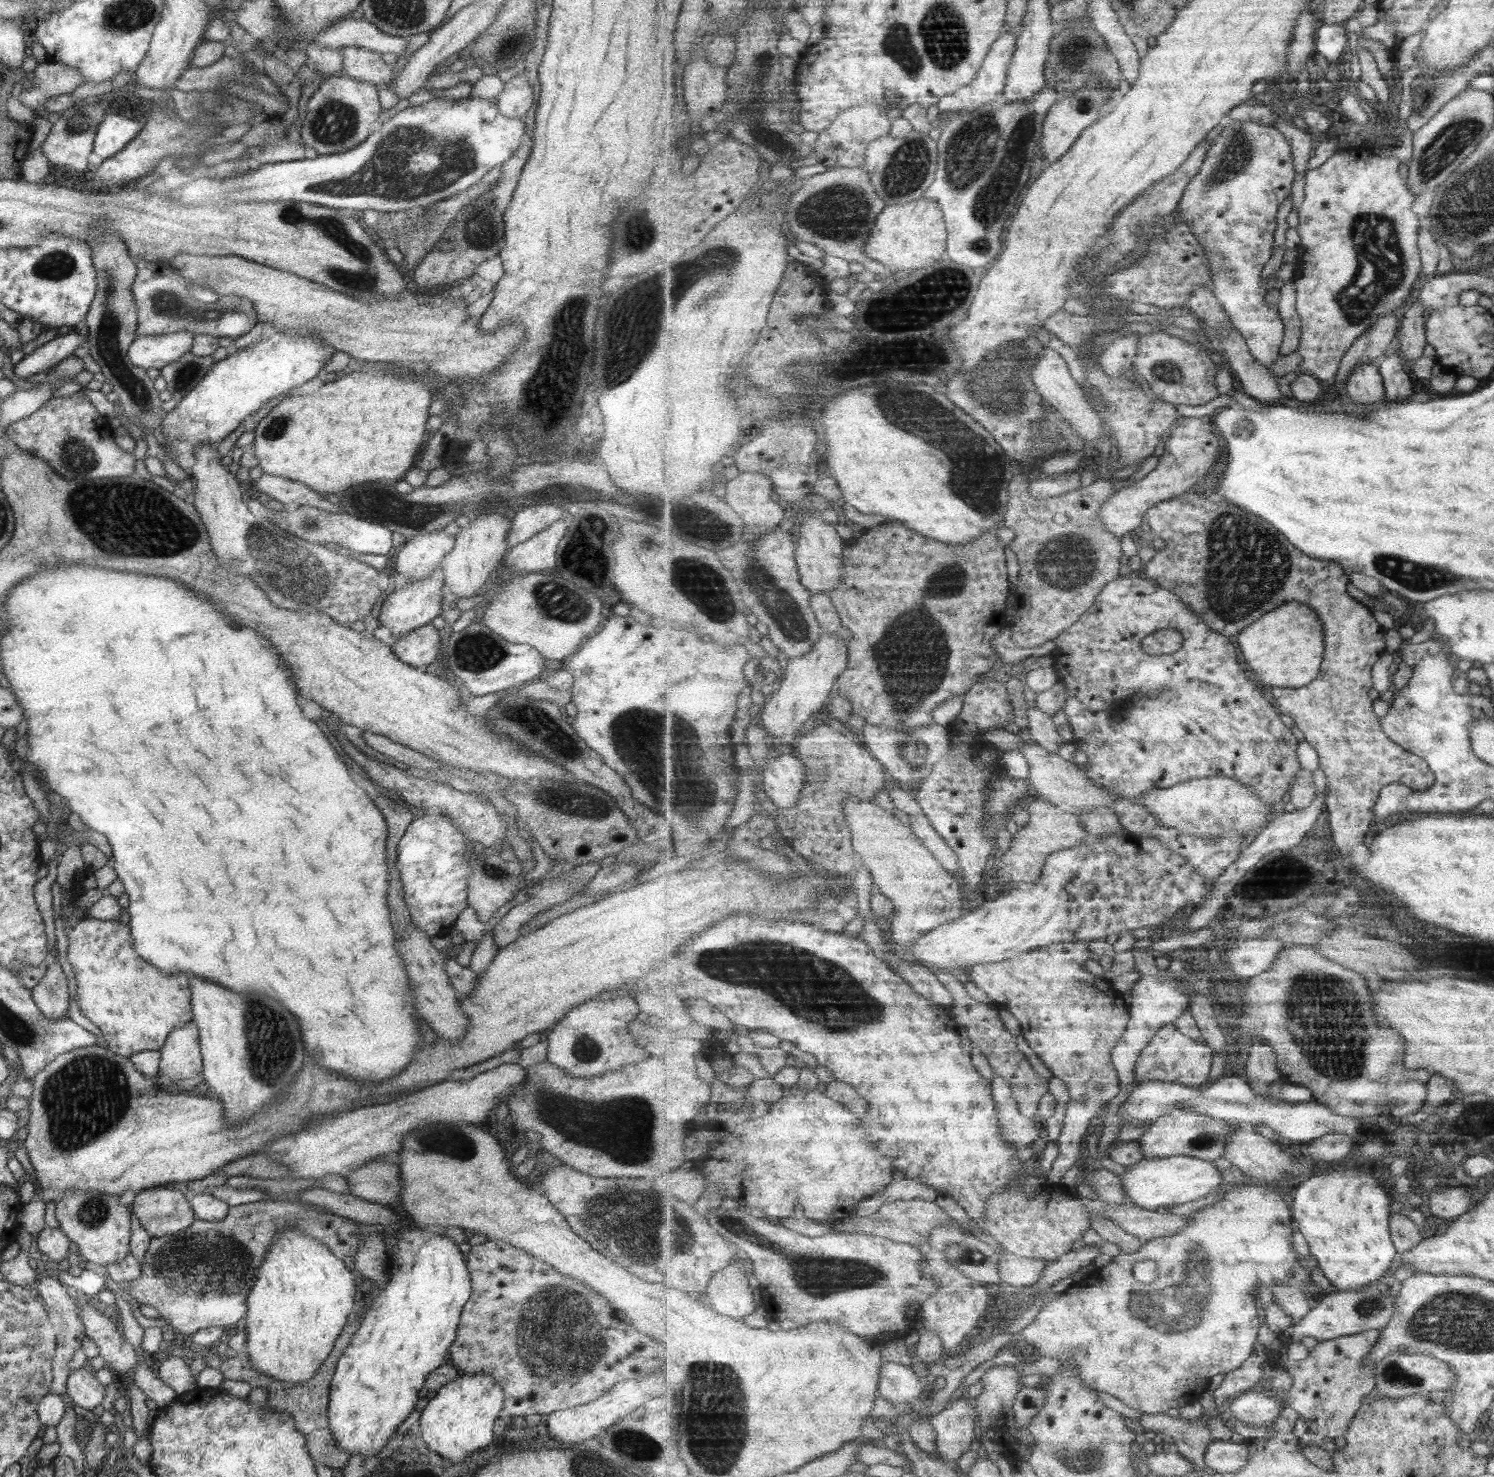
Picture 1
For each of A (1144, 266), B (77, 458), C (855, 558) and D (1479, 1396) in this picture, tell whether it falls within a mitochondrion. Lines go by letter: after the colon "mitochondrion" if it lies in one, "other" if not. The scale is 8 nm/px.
A: mitochondrion
B: mitochondrion
C: other
D: other

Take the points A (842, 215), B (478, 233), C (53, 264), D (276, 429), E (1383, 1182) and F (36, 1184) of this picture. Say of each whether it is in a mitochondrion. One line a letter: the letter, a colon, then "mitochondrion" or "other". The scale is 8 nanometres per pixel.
A: mitochondrion
B: mitochondrion
C: mitochondrion
D: mitochondrion
E: other
F: other

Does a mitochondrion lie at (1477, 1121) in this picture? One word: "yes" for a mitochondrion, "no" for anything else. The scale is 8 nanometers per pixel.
yes

